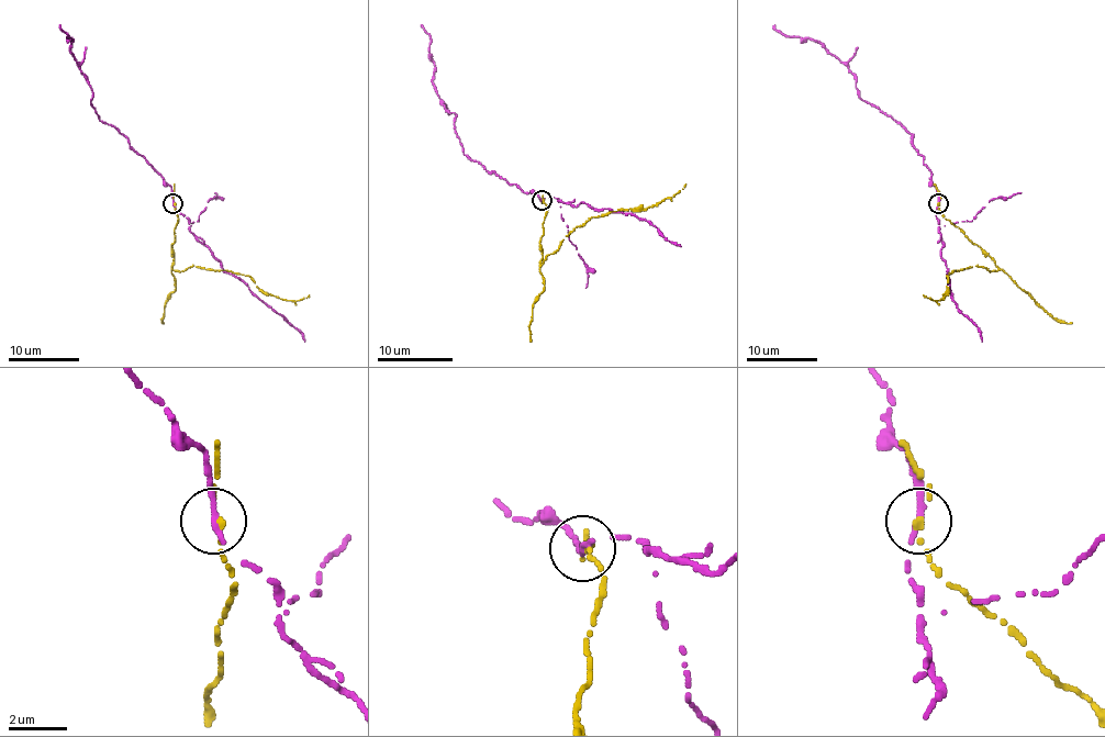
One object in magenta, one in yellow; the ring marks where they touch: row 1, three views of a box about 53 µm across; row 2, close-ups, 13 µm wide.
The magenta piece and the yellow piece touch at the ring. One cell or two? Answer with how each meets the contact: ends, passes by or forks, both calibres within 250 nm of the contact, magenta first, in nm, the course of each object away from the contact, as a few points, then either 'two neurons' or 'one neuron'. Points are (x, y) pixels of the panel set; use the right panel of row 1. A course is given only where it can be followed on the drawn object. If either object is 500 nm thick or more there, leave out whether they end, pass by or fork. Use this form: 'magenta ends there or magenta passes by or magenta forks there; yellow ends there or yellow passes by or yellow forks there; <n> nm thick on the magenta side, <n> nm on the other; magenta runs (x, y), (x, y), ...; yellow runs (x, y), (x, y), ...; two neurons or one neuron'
magenta ends there; yellow ends there; 300 nm thick on the magenta side, 240 nm on the other; magenta runs (938, 204), (932, 171), (912, 145), (912, 134), (859, 96), (848, 67), (825, 47), (784, 35), (776, 24); yellow runs (938, 204), (946, 218), (978, 245), (997, 269), (955, 269), (948, 275), (948, 291), (940, 300), (923, 294); two neurons

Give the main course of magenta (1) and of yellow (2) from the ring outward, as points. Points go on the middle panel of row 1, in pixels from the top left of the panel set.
1: (542, 200), (465, 155), (454, 127), (457, 115), (442, 104), (433, 80), (431, 36), (422, 28)
2: (542, 200), (547, 208), (540, 242), (542, 263), (567, 236), (591, 218), (659, 202), (683, 189), (685, 183)

